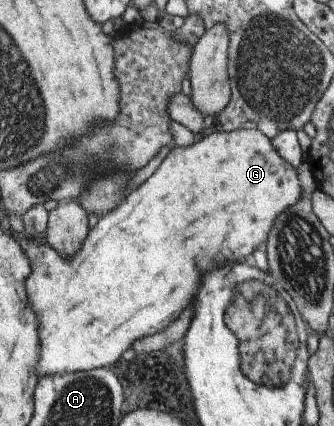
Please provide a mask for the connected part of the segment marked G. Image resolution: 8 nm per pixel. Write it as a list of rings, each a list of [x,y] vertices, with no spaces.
[[[222,129],[210,130],[201,134],[190,147],[173,145],[170,153],[166,155],[166,158],[160,163],[160,166],[151,177],[148,177],[144,183],[132,191],[120,205],[116,205],[110,213],[98,218],[98,223],[88,230],[88,237],[86,237],[84,245],[78,249],[78,253],[72,259],[60,257],[43,240],[28,238],[22,234],[17,242],[22,247],[22,251],[26,253],[30,265],[32,265],[32,273],[26,277],[28,305],[30,305],[30,309],[34,311],[34,315],[38,319],[38,337],[40,337],[40,357],[38,357],[38,369],[36,369],[38,379],[48,377],[48,375],[56,375],[56,373],[58,375],[62,375],[62,373],[78,373],[114,365],[122,357],[122,353],[132,347],[134,341],[142,339],[142,337],[148,337],[148,335],[154,335],[154,333],[166,329],[168,325],[172,325],[176,321],[176,317],[182,313],[182,309],[188,307],[188,303],[192,301],[192,297],[196,293],[200,273],[204,269],[208,269],[208,265],[214,263],[214,261],[238,261],[238,263],[242,263],[240,259],[244,259],[244,257],[246,257],[246,260],[251,260],[256,247],[262,241],[264,241],[262,247],[267,243],[268,235],[272,231],[278,215],[282,215],[288,207],[298,203],[301,193],[302,188],[297,169],[294,169],[290,163],[286,163],[278,155],[276,149],[272,147],[271,140],[260,130],[237,129],[229,132],[225,132]]]

